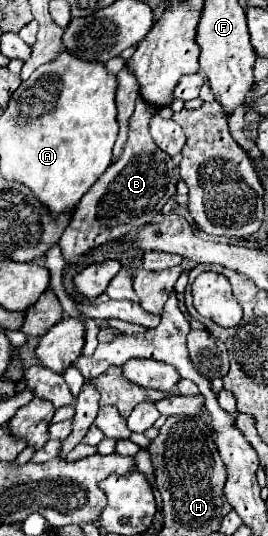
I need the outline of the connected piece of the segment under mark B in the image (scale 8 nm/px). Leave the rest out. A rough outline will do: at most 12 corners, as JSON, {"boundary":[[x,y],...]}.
{"boundary":[[138,94],[122,156],[58,242],[68,264],[150,224],[176,194]]}

